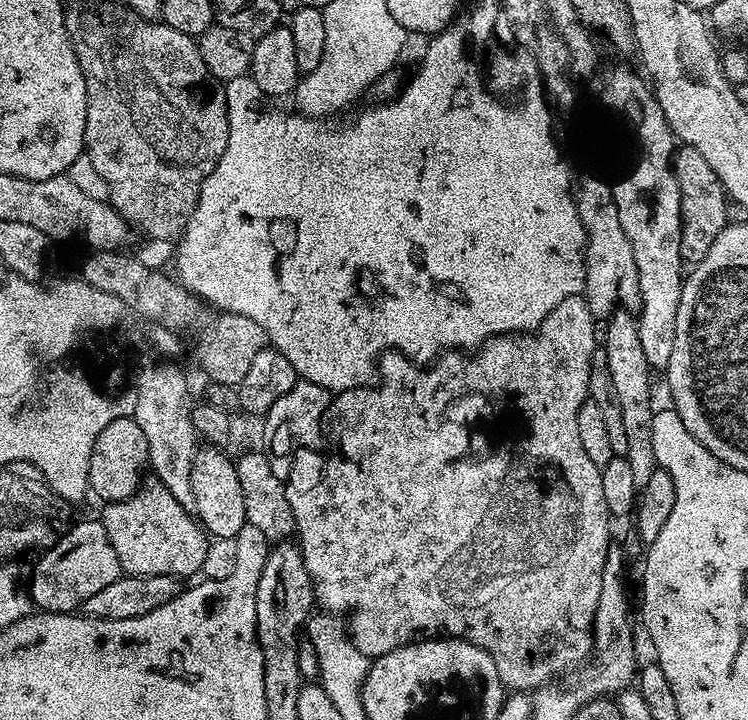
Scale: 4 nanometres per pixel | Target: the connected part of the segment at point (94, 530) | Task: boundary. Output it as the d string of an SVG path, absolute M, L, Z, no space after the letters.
M99 519L80 520L69 527L50 548L39 553L40 561L30 568L26 591L31 603L41 612L71 612L83 609L86 598L99 594L122 574L118 554L106 538L106 530Z

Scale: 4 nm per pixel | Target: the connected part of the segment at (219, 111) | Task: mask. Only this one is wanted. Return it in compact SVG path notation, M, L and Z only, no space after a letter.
M124 2L69 7L64 21L86 78L84 152L106 182L108 203L145 237L175 241L196 208L200 183L212 173L228 141L228 107L223 95L208 100L204 93L210 77L199 43L182 30L139 16Z

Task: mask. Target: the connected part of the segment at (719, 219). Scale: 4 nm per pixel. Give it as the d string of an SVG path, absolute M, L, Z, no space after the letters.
M680 146L674 152L674 175L680 187L680 213L684 219L682 238L680 239L680 258L685 265L695 266L710 254L714 238L722 234L728 223L728 194L725 192L718 174L710 170L710 162L690 146Z

